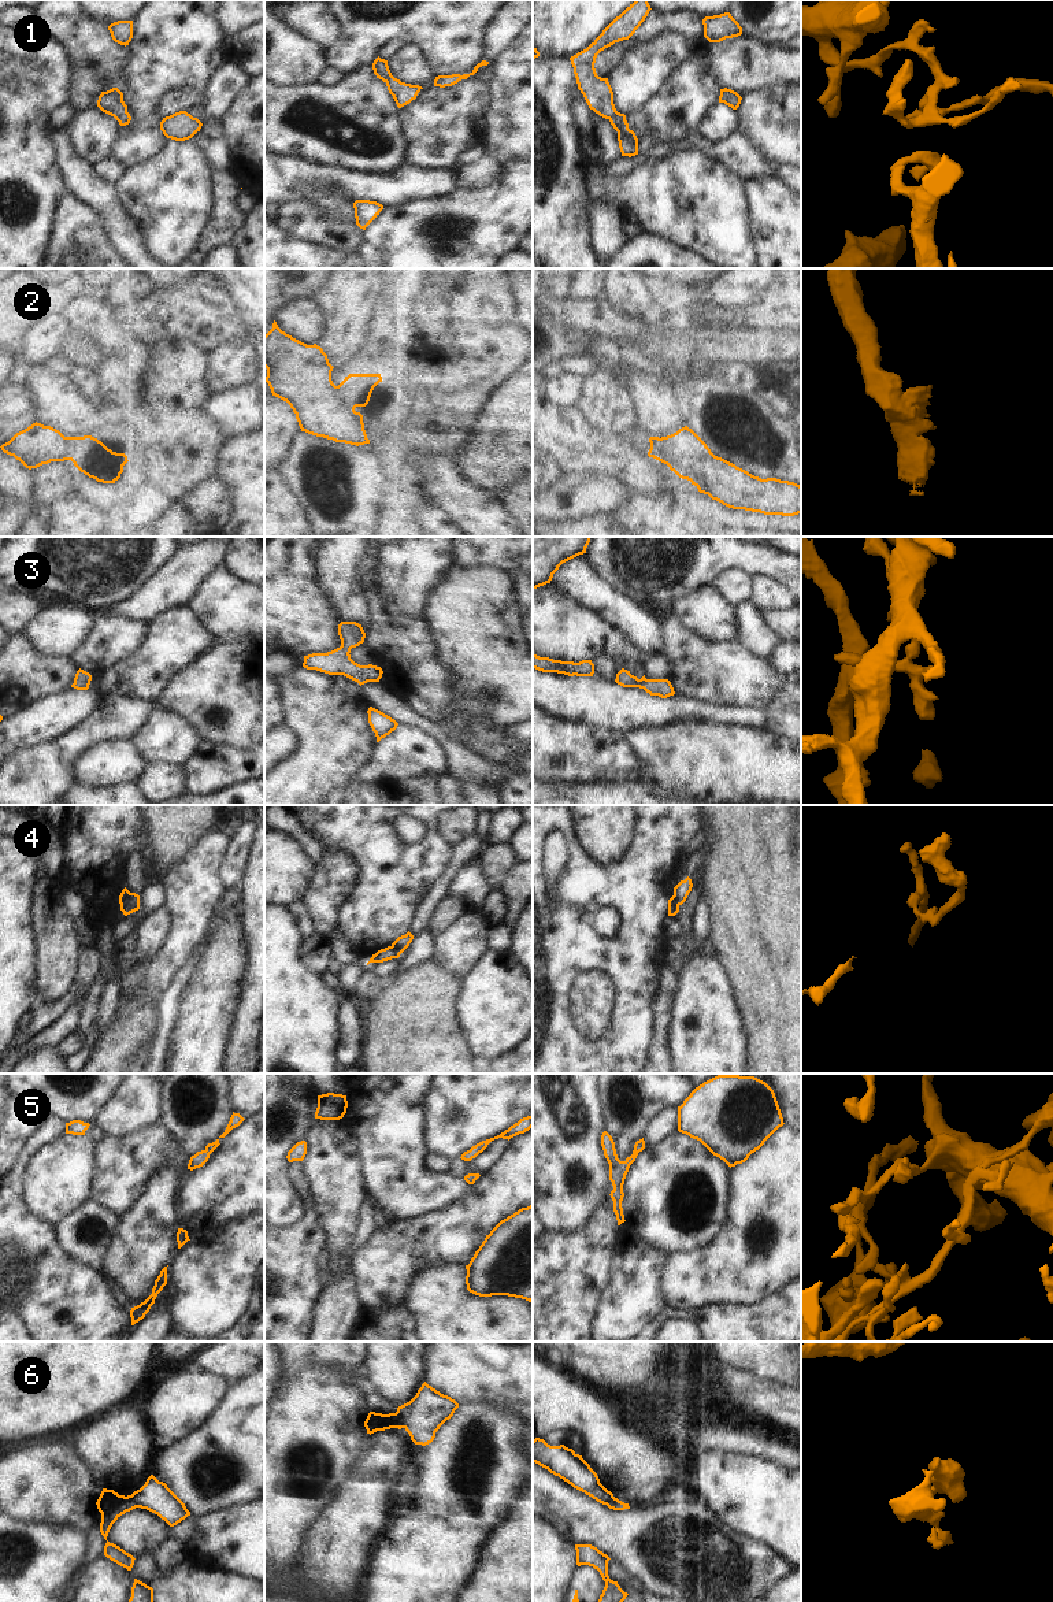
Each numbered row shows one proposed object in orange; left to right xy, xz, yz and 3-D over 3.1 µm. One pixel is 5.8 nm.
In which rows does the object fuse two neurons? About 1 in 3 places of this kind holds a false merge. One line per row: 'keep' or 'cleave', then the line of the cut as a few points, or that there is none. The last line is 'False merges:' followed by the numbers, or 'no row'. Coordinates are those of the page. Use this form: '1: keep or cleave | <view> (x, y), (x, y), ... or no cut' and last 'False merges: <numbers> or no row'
1: keep | no cut
2: cleave | xz (336, 386), (336, 392), (353, 408)
3: keep | no cut
4: cleave | xz (392, 945), (400, 953)
5: keep | no cut
6: keep | no cut
False merges: 2, 4

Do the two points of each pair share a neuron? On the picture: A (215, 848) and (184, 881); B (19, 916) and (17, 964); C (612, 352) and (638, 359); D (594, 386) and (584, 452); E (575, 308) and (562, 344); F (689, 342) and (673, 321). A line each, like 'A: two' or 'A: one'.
A: one
B: one
C: one
D: two
E: two
F: two

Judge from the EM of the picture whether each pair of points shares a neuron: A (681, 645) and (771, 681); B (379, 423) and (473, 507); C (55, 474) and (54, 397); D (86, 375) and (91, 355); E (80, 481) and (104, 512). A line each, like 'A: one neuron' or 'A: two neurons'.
A: one neuron
B: one neuron
C: two neurons
D: two neurons
E: two neurons

